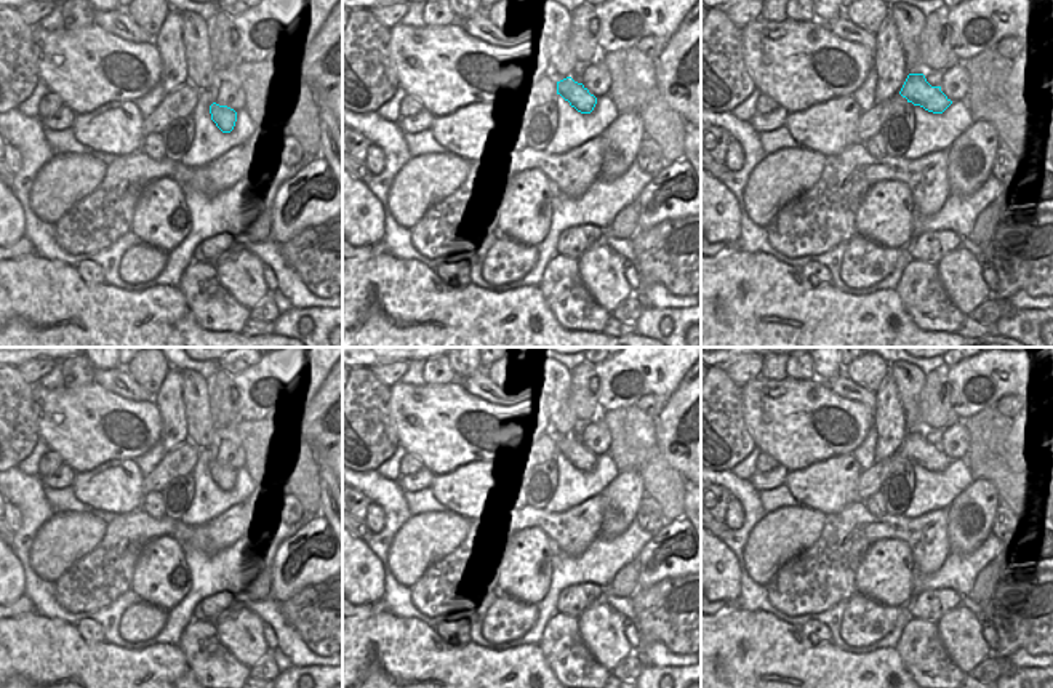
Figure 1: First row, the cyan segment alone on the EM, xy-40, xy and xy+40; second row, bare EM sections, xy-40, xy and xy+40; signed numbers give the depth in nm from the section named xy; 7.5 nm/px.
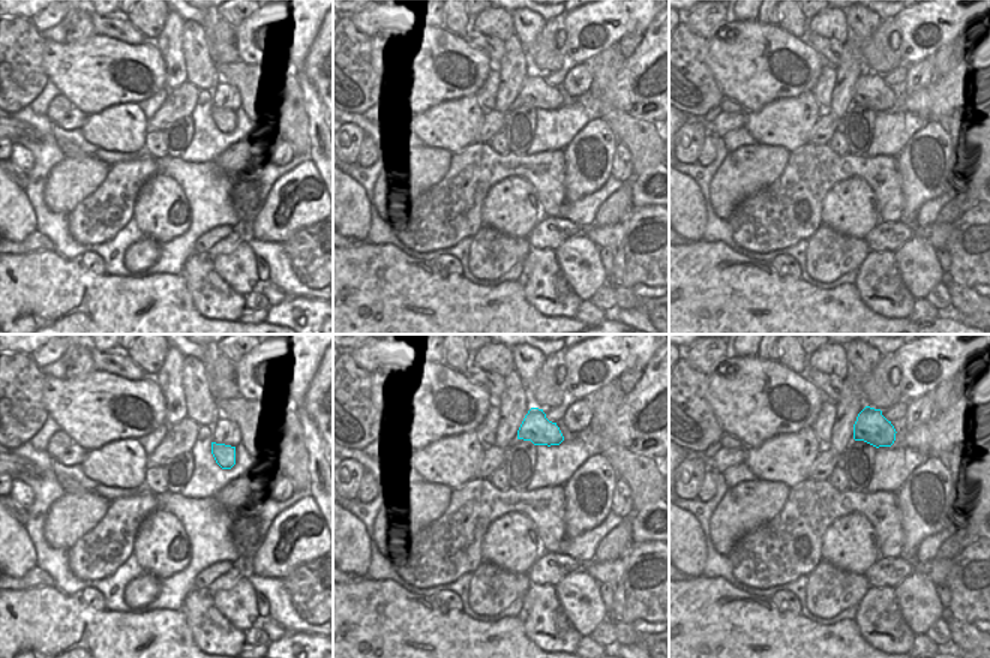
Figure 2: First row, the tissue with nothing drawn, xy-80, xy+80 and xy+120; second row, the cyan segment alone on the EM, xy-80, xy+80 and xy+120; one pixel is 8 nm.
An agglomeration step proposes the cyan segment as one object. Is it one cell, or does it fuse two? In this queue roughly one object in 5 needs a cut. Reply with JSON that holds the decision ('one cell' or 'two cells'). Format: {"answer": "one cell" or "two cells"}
{"answer": "one cell"}

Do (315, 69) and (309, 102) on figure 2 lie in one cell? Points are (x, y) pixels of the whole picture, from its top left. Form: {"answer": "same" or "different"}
{"answer": "different"}

